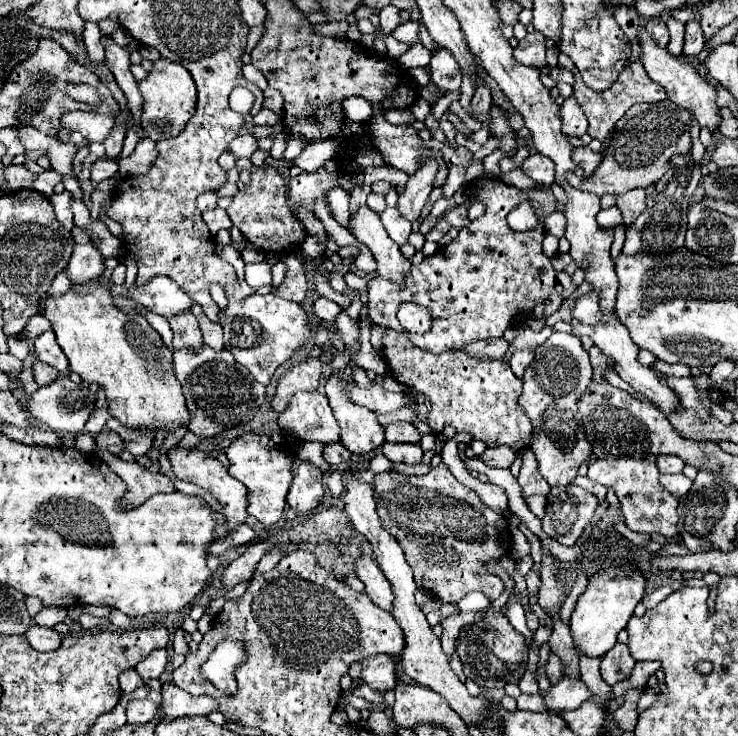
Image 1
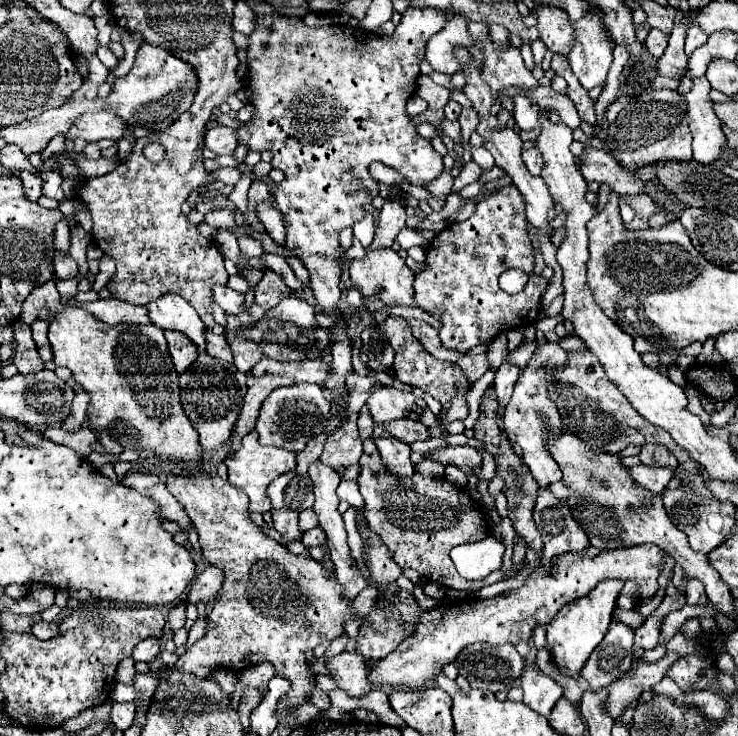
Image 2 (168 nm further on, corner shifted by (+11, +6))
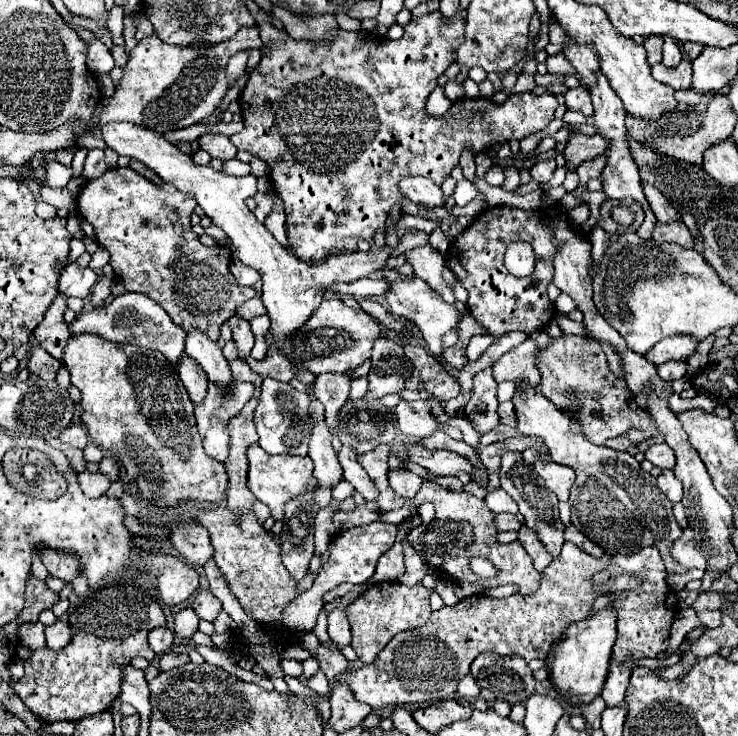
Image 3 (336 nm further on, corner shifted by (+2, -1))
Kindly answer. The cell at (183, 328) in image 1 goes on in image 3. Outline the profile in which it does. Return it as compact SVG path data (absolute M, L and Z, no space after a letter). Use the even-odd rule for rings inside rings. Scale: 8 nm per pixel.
M182 356L180 358L180 368L178 368L178 374L180 374L180 380L184 382L188 394L190 394L190 400L194 404L202 402L202 398L206 396L206 374L202 372L202 366L190 358L190 356Z

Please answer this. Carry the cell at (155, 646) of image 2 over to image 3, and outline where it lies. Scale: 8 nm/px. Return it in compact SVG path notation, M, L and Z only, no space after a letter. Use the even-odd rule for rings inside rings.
M168 626L152 630L150 636L148 636L150 648L152 648L152 652L154 652L156 656L170 652L170 650L172 650L172 640L174 640L174 636L172 636L172 632L170 632Z

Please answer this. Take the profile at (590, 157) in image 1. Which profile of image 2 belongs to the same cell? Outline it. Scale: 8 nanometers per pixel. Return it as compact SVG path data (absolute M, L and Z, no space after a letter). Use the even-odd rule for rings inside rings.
M587 149L583 153L581 175L587 181L607 183L619 195L641 195L645 193L645 183L635 177L635 171L627 171L619 161L601 149Z

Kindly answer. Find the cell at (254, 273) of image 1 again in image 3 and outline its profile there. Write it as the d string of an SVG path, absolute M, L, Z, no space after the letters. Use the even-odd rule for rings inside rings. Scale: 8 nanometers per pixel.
M360 278L350 283L340 283L335 285L335 290L360 300L360 298L368 298L368 296L382 296L388 290L390 282L380 278L380 280L372 280L372 278Z

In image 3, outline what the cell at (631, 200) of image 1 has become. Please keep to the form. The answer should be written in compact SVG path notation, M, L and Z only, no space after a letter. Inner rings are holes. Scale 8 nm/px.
M672 220L670 224L656 222L656 226L652 230L652 238L658 240L658 242L676 242L684 248L694 246L694 238L692 238L688 226L682 220Z

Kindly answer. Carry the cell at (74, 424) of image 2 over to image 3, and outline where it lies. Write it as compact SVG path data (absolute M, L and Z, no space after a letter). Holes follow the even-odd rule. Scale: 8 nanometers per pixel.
M74 424L60 434L60 440L74 448L84 448L88 444L88 434L86 434L86 428L82 428L82 424Z

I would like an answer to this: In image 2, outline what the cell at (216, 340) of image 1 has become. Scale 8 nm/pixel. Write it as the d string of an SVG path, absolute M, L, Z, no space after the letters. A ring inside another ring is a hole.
M207 329L207 353L211 357L217 357L217 359L223 359L227 363L233 363L233 353L231 353L231 347L227 343L227 339L223 335L215 335Z

